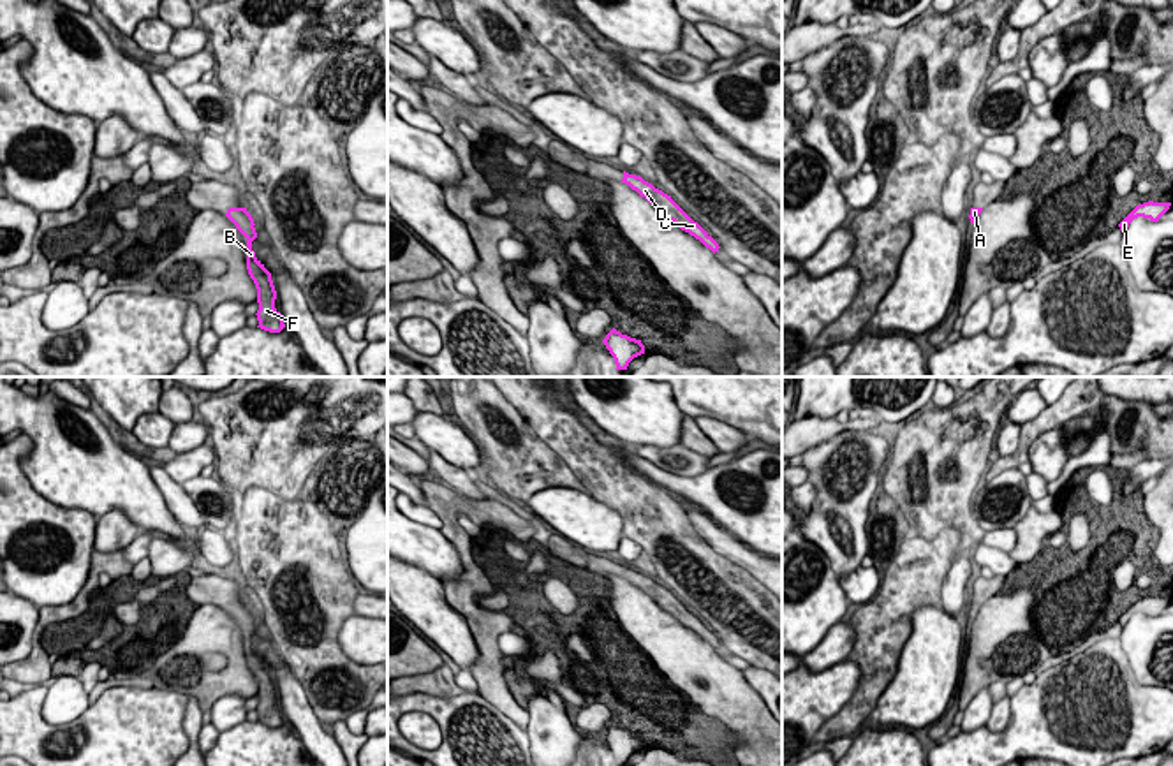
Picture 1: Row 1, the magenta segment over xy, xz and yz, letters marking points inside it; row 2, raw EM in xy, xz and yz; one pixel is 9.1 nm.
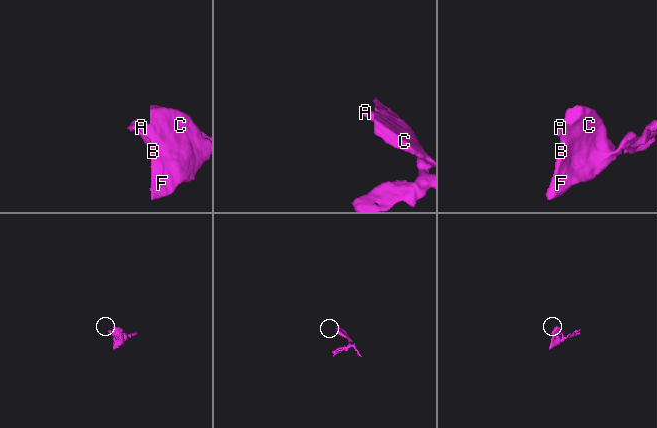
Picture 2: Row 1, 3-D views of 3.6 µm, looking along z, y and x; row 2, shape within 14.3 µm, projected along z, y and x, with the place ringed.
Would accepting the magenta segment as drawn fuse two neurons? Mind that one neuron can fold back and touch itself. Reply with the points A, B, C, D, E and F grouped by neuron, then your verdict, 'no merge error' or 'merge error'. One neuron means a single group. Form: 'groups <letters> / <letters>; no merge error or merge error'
groups A B C D E F; no merge error

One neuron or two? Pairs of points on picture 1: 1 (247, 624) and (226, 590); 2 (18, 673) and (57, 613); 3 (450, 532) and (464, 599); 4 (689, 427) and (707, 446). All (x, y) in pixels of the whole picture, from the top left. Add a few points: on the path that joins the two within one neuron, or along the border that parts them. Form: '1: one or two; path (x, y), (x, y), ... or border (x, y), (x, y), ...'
1: one; path (243, 615), (229, 599)
2: one; path (34, 657), (36, 636), (41, 626)
3: one; path (464, 548), (467, 583)
4: one; path (693, 432), (701, 441)

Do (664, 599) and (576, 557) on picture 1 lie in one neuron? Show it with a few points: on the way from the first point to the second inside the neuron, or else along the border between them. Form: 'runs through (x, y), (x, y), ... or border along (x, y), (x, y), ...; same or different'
runs through (643, 583), (624, 571), (597, 564); same

